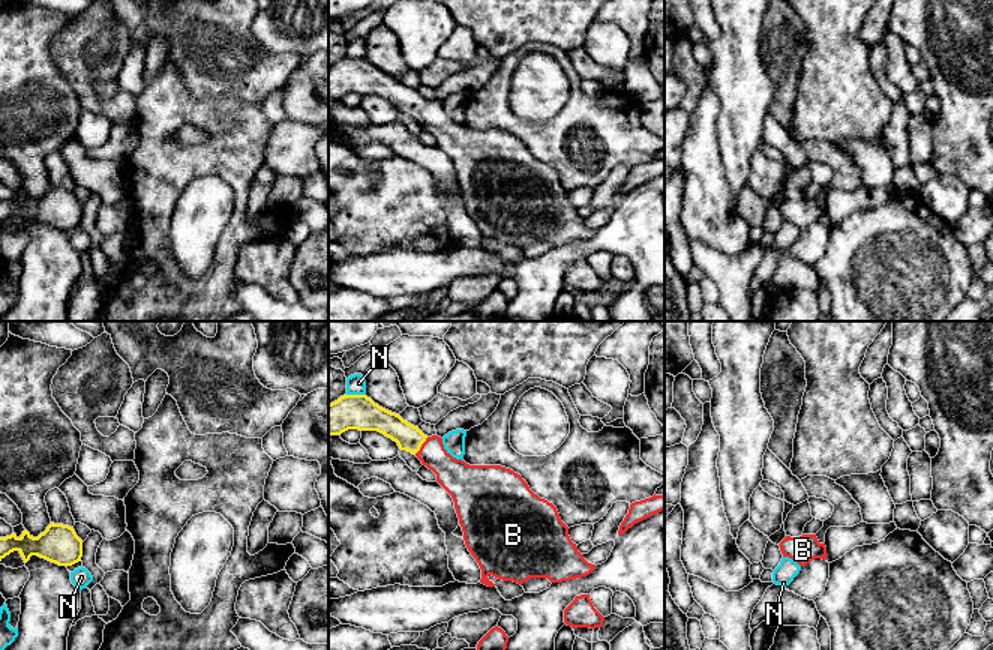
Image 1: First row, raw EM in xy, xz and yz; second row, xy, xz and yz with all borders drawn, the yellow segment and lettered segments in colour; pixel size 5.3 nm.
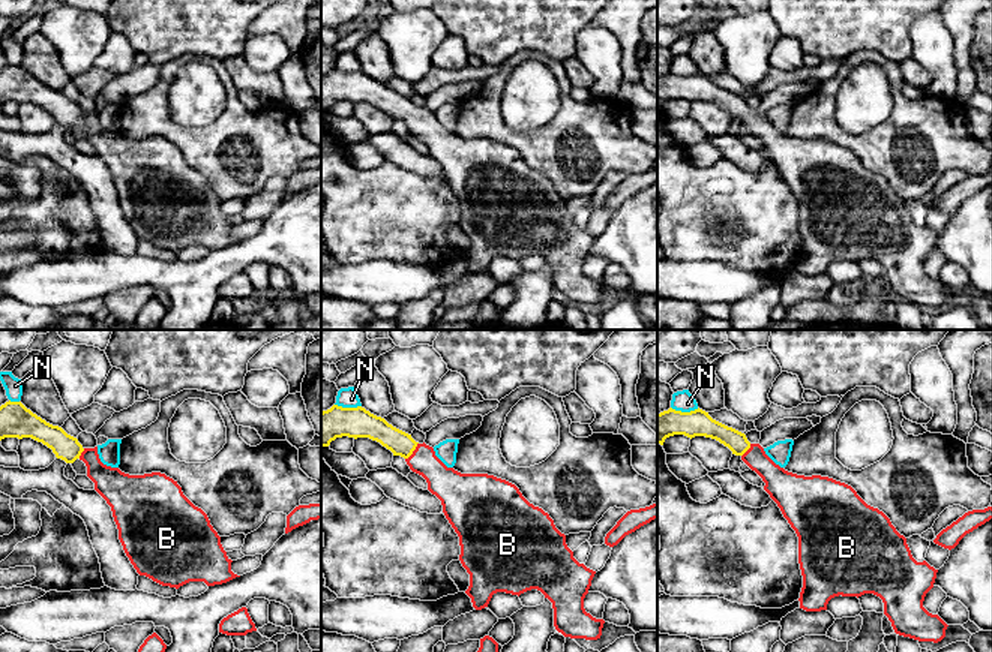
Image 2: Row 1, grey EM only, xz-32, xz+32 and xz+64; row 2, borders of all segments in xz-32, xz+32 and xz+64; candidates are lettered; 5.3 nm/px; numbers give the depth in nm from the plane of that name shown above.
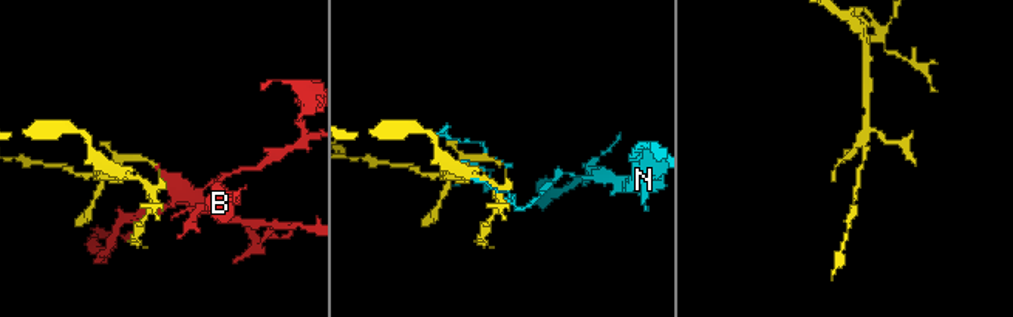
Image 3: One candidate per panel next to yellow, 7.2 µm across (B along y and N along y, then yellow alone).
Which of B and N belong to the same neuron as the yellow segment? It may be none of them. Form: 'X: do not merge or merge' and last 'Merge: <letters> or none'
B: merge
N: do not merge
Merge: B

